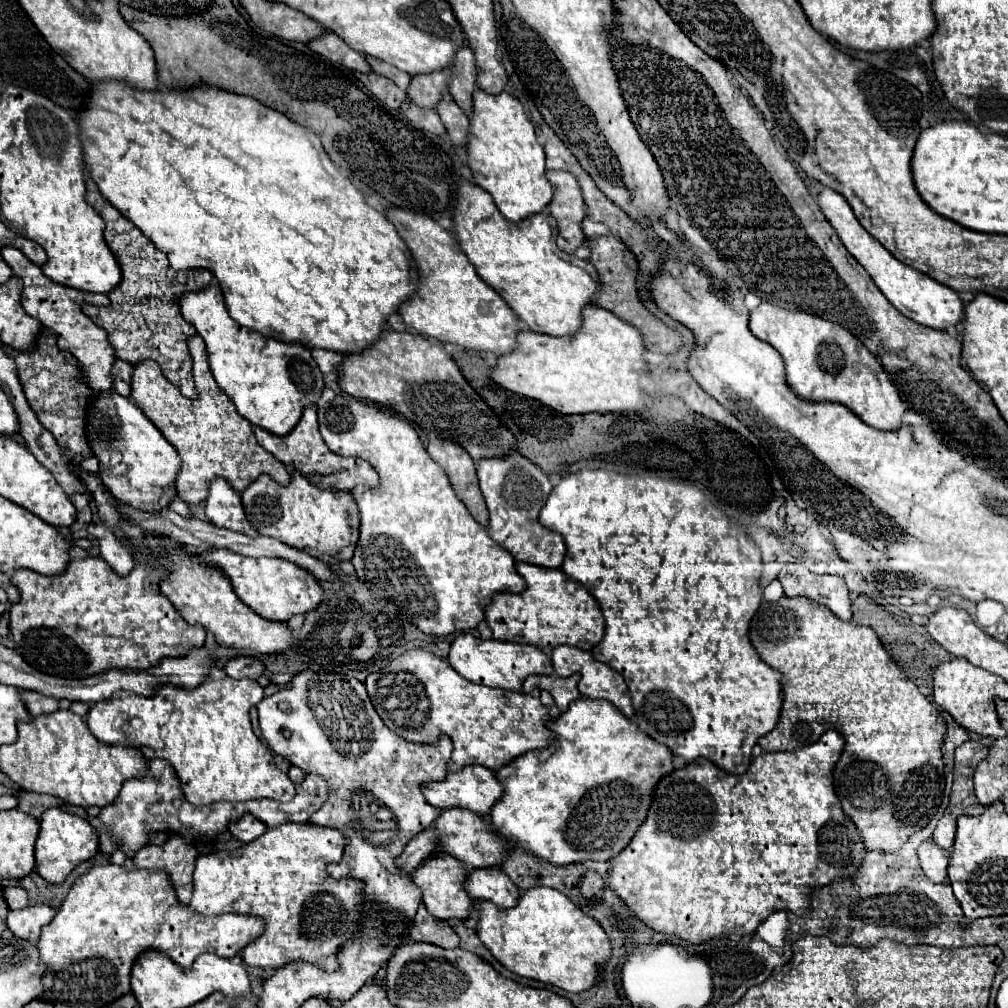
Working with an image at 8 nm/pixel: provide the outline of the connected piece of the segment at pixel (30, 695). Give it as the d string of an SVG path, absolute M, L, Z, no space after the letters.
M23 690L21 692L23 702L27 704L27 710L31 712L31 716L41 716L41 714L53 714L59 710L59 700L51 698L51 696L43 696L35 690Z

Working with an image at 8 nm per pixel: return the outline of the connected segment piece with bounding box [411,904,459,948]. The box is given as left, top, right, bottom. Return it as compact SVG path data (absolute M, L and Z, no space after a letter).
M421 904L411 928L411 940L417 942L433 942L435 946L443 948L457 948L459 946L459 936L455 930L445 922L427 912L427 908Z

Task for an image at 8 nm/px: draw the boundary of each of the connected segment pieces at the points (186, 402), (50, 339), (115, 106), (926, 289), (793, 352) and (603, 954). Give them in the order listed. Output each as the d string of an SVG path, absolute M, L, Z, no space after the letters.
M199 336L187 340L189 352L193 354L193 378L197 386L197 398L185 398L175 386L165 380L159 366L153 360L143 360L135 364L131 378L131 398L143 410L143 414L159 428L159 432L171 442L171 446L181 456L181 468L175 478L175 490L187 504L199 504L207 498L207 484L223 476L237 492L243 492L259 474L273 476L275 482L287 484L289 472L283 462L271 456L263 446L259 446L253 426L247 418L237 414L235 406L227 394L217 388L213 374L207 364L205 342Z
M43 328L37 334L35 350L21 352L21 350L13 350L13 348L5 346L5 352L17 364L17 376L19 376L19 382L23 386L29 406L37 414L39 422L55 436L57 444L63 450L69 450L71 438L75 436L75 454L91 456L89 444L83 436L83 408L87 406L89 398L93 396L93 390L83 384L77 360L69 352L63 352L57 348L55 336L47 328Z
M103 82L95 86L87 108L77 120L81 126L85 164L89 166L91 178L103 196L115 204L115 208L119 208L119 212L123 212L123 216L127 216L147 238L151 238L157 250L167 254L169 264L175 270L207 268L213 272L223 290L229 314L245 328L273 340L301 344L309 350L323 348L339 354L359 354L381 338L381 332L387 328L387 318L399 312L399 308L411 300L411 296L415 296L419 276L417 270L413 272L409 248L397 234L395 226L387 220L387 216L383 216L383 212L367 204L365 196L351 184L349 178L339 174L333 160L323 150L319 136L307 126L289 120L285 114L263 106L249 96L239 96L215 88L191 88L187 92L143 92L127 84Z
M823 188L819 194L819 206L825 214L825 218L831 222L831 226L835 226L841 242L845 244L845 248L853 254L853 258L869 272L869 276L873 278L873 282L879 286L879 290L885 294L885 298L907 318L935 328L935 330L947 330L951 326L957 326L963 318L965 318L965 306L959 298L959 294L955 290L951 290L949 286L943 286L941 282L925 276L923 272L899 262L891 252L887 252L855 218L849 202L841 196L835 194L829 188Z
M763 302L759 308L751 312L749 328L759 340L767 340L783 358L785 362L785 376L789 388L807 402L839 402L847 406L851 412L855 412L865 424L879 428L879 430L897 430L903 426L903 414L907 410L905 402L901 400L891 376L885 372L881 362L859 342L851 332L847 332L843 326L835 322L827 322L819 316L807 314L807 312L795 312L795 310L783 310L779 306Z
M541 886L523 892L513 908L497 908L487 900L481 900L479 908L477 936L507 970L567 992L589 990L599 980L599 968L611 954L609 938L565 894Z

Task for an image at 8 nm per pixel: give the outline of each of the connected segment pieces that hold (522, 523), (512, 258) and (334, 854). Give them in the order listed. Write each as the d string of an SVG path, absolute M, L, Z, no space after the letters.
M511 452L511 456L505 458L479 460L477 476L491 516L491 538L499 542L507 552L511 552L517 562L529 562L545 568L561 568L561 562L565 558L565 542L557 532L543 528L537 520L553 488L547 474L519 452Z
M461 182L459 202L455 208L455 238L463 252L479 272L479 276L493 286L497 294L513 308L513 312L539 334L573 336L583 326L583 308L593 304L601 280L589 260L581 260L557 248L557 222L551 214L529 216L519 224L511 224L501 216L493 198L483 188Z
M283 824L269 828L257 840L243 844L231 852L205 854L197 858L193 872L193 896L189 908L203 916L217 914L247 914L257 916L265 922L265 932L241 950L241 958L249 966L263 970L277 970L291 962L309 962L321 970L335 970L335 952L339 944L345 944L355 930L357 912L361 910L363 898L359 896L361 886L355 878L331 878L325 868L329 862L339 862L343 856L343 834L325 826L315 824Z

